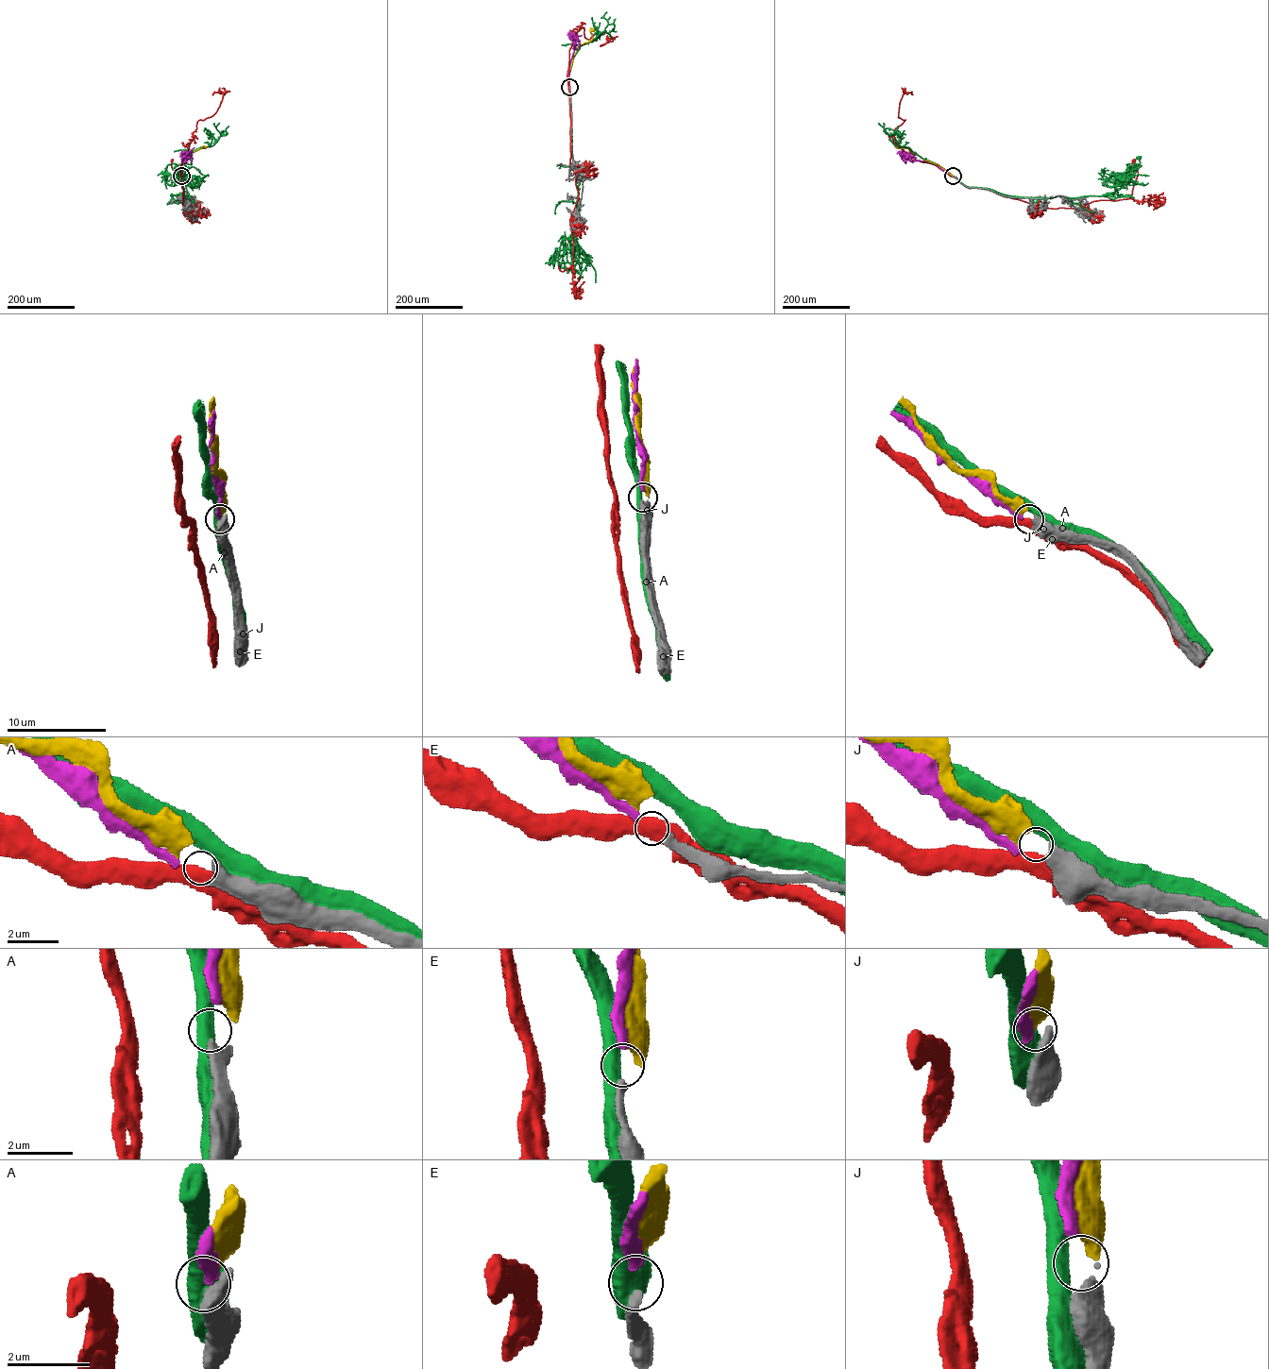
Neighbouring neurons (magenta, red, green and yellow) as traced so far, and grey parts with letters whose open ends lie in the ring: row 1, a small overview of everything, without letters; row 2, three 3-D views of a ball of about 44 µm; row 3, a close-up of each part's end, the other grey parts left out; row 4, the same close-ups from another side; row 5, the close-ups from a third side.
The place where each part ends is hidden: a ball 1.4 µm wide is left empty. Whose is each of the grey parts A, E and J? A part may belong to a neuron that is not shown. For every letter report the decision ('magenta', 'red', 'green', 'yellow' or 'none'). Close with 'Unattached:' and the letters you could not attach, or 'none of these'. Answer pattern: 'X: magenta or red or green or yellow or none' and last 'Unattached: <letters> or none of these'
A: none
E: magenta
J: yellow
Unattached: A

